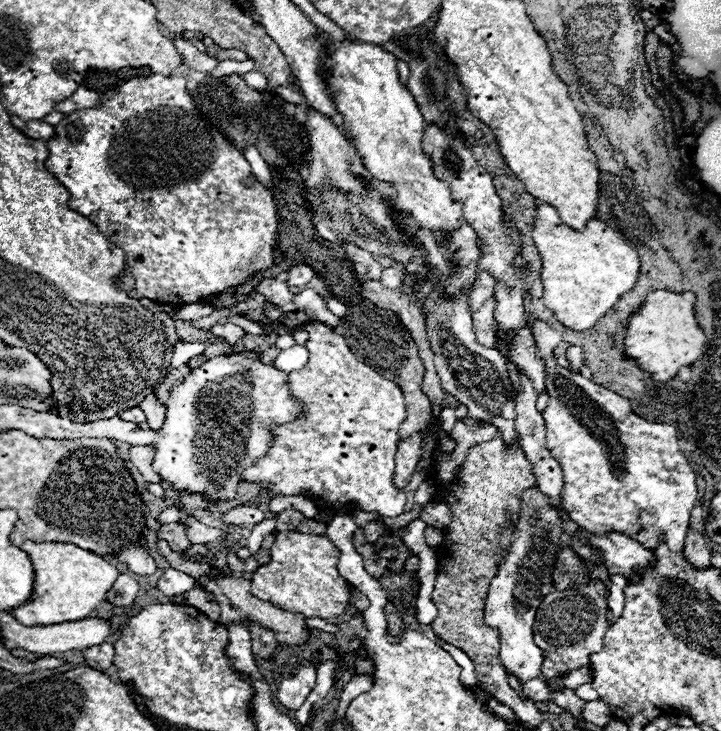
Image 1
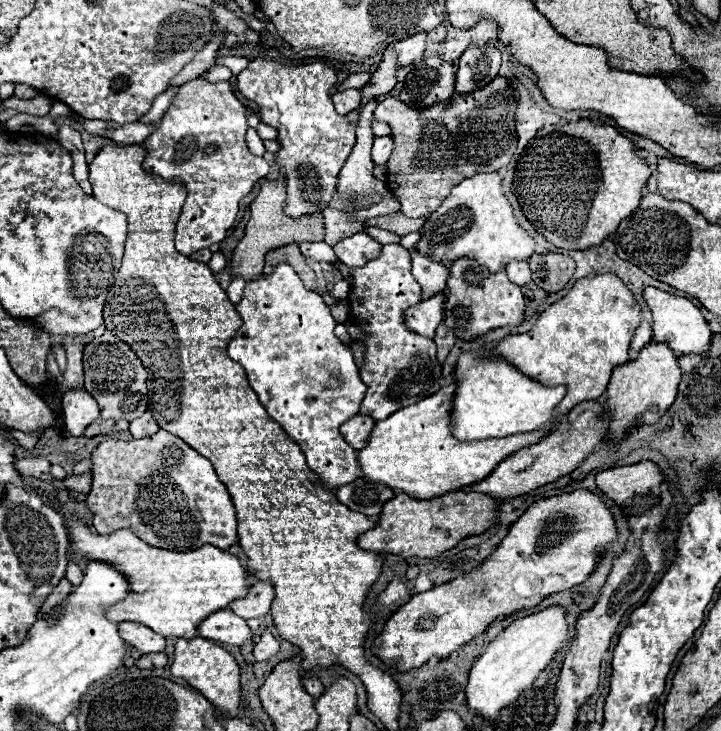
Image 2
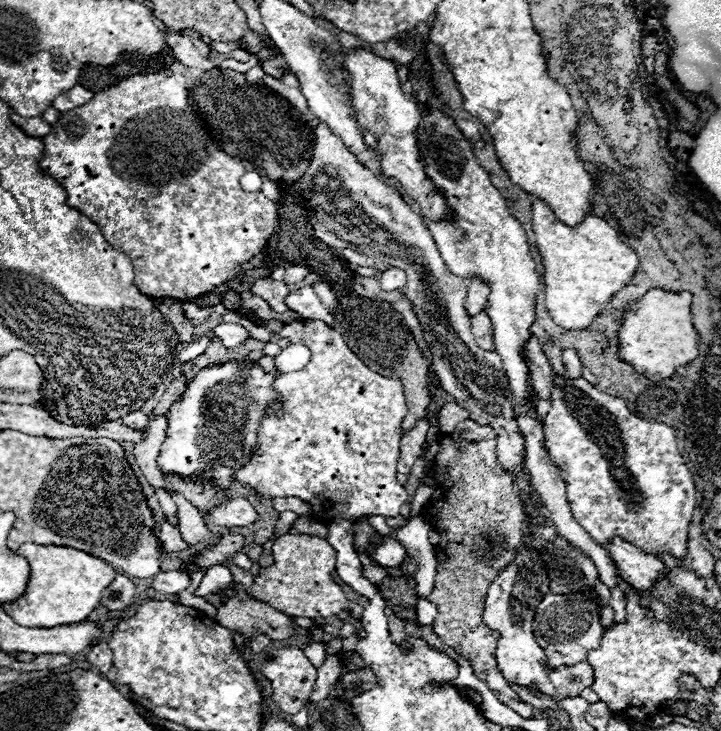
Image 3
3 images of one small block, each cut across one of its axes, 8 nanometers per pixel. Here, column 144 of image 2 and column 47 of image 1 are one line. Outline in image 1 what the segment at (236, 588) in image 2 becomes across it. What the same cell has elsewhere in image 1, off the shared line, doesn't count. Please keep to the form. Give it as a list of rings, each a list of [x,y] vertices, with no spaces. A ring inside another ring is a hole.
[[[24,542],[20,550],[28,552],[32,566],[36,570],[34,576],[34,588],[30,602],[26,602],[20,608],[8,610],[16,618],[16,622],[24,626],[50,626],[60,622],[76,622],[88,618],[88,614],[104,602],[104,592],[112,588],[118,570],[104,560],[102,556],[96,556],[88,550],[76,548],[74,544],[64,542]]]

